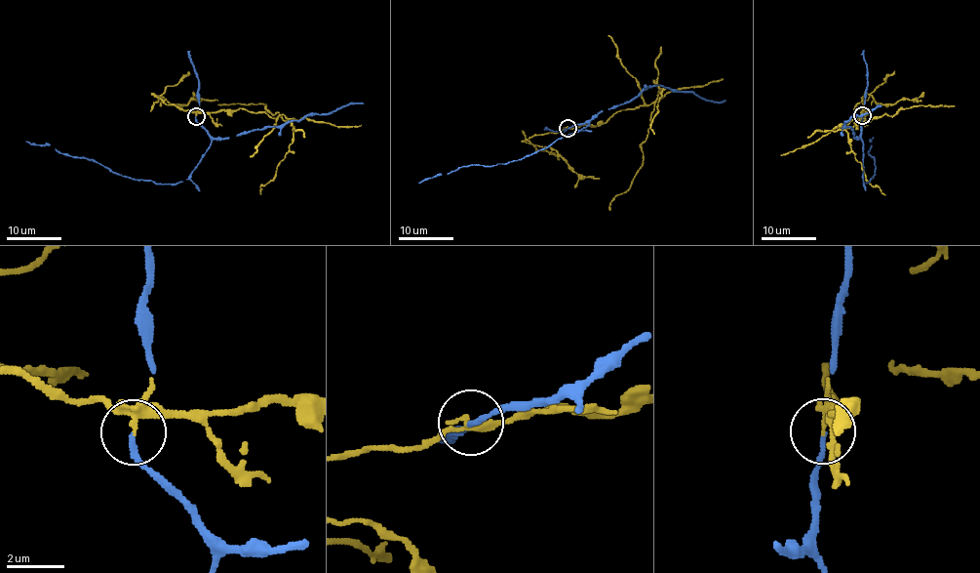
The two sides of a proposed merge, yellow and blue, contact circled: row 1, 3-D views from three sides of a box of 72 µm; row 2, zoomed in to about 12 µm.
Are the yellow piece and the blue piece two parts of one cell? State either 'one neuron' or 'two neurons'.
two neurons

